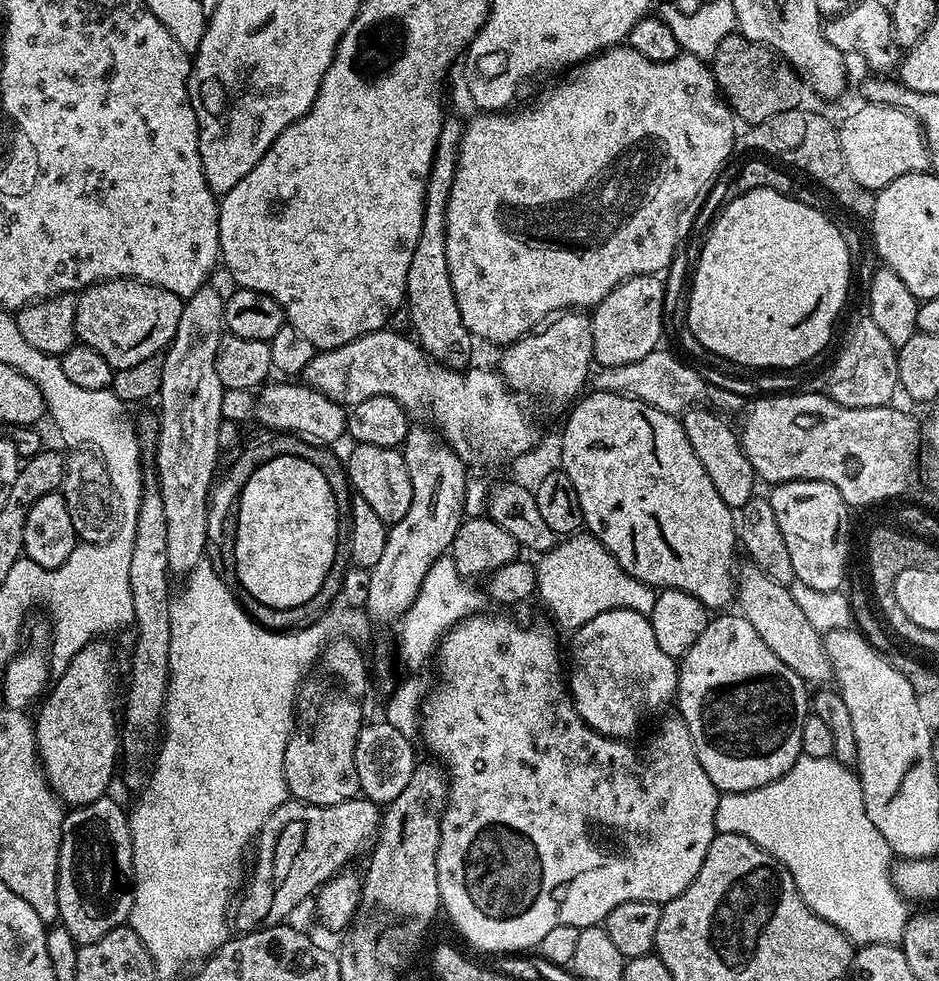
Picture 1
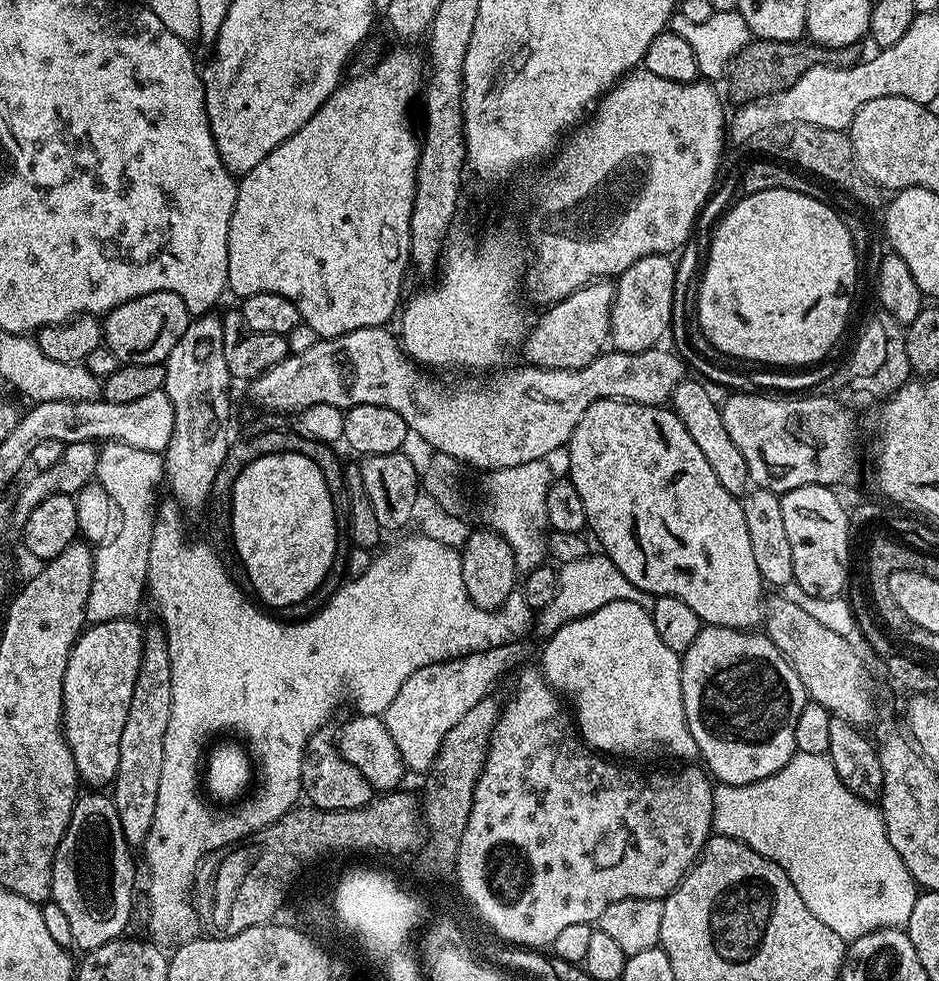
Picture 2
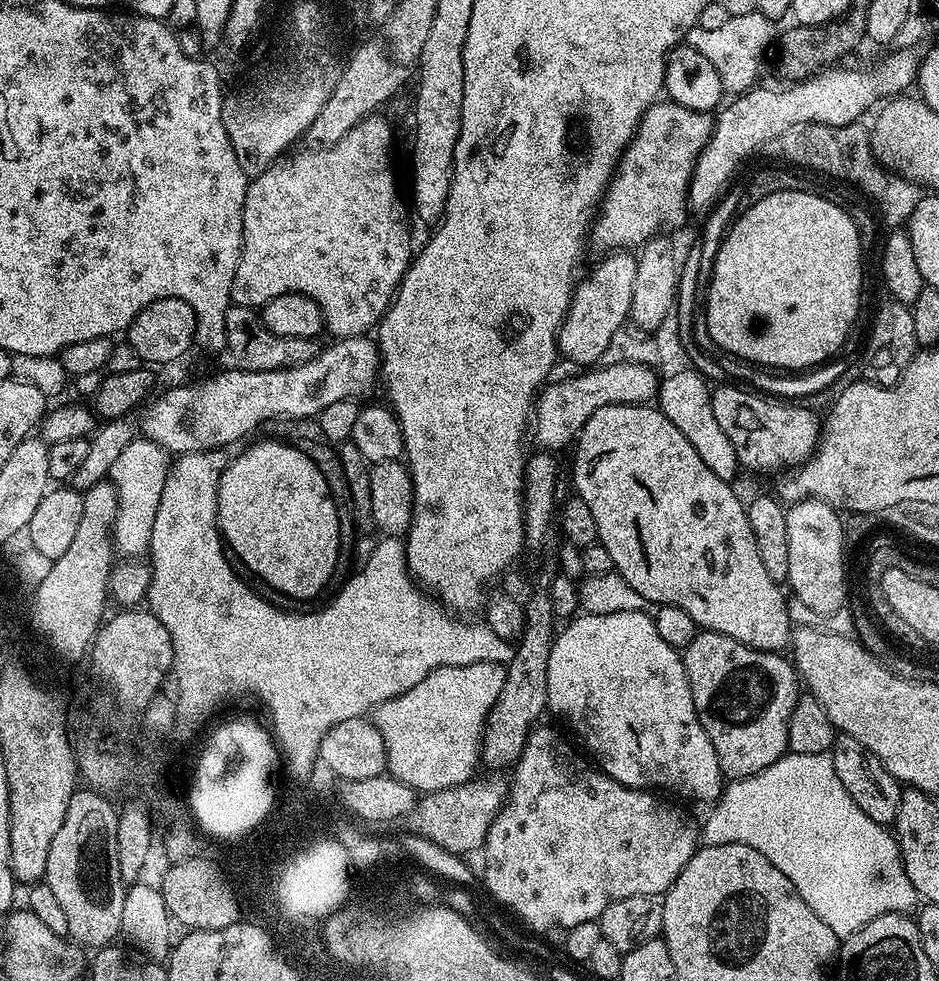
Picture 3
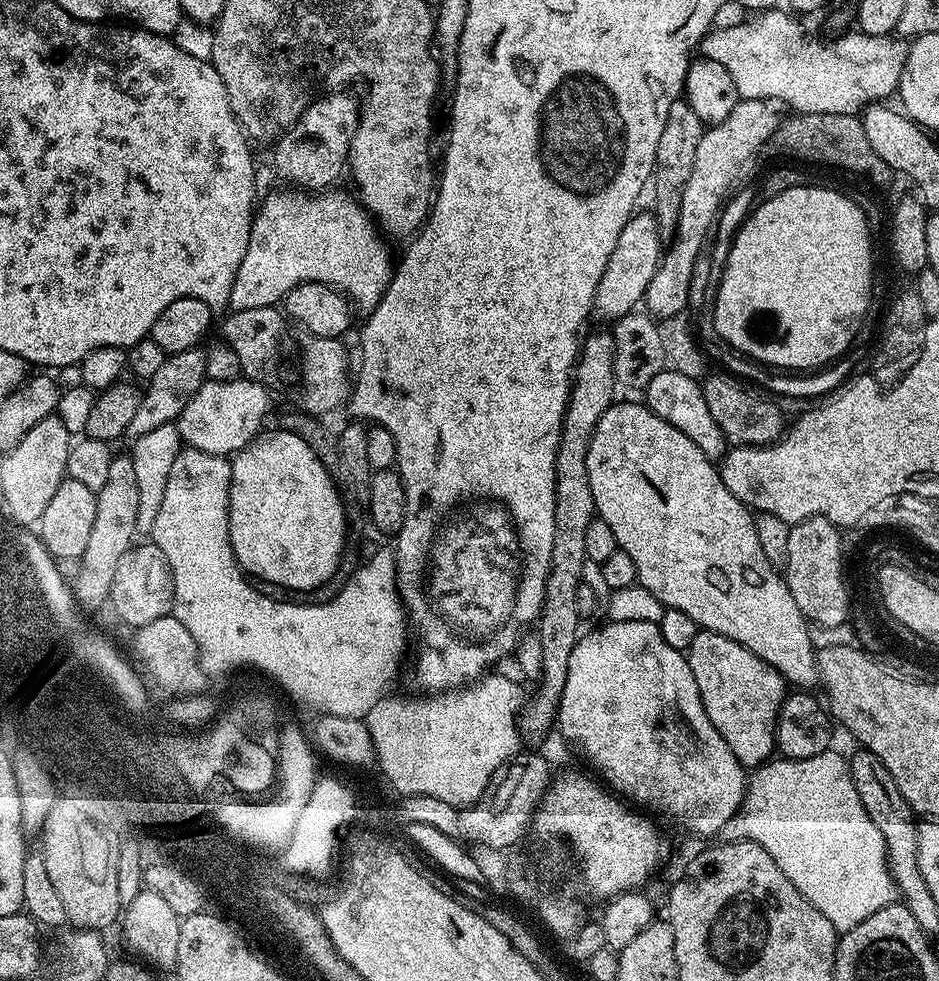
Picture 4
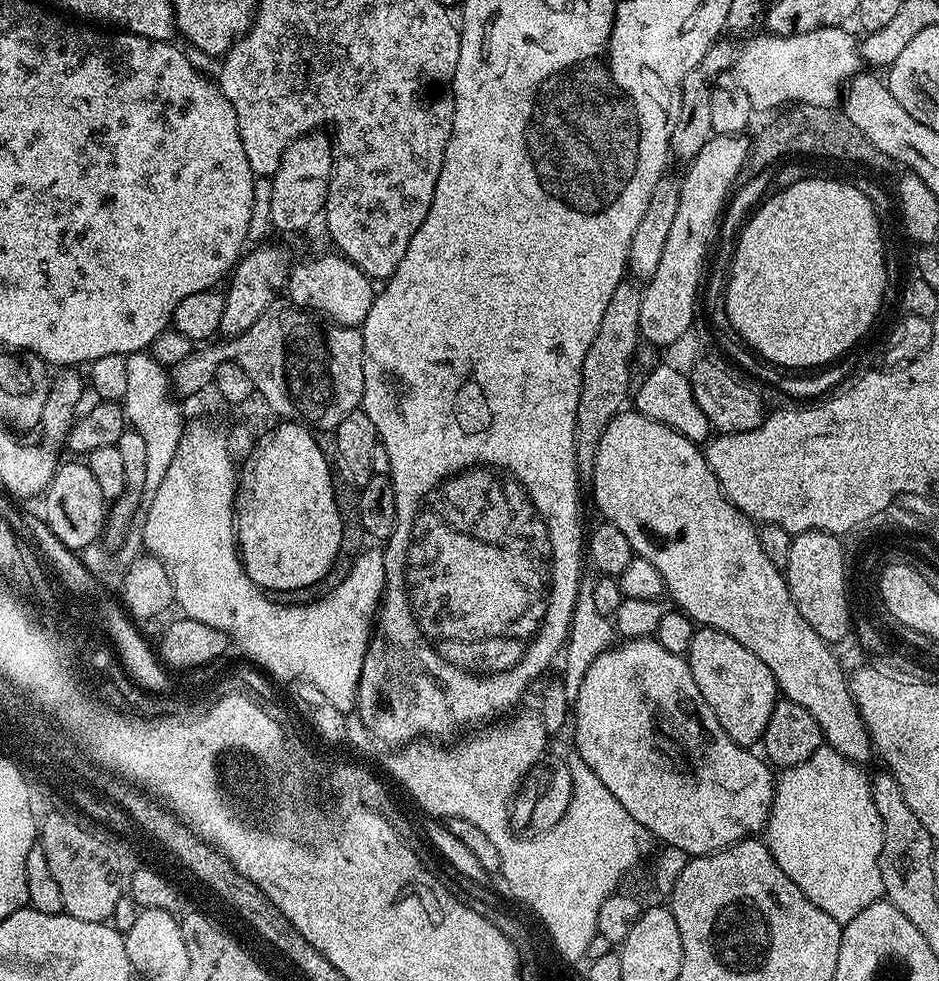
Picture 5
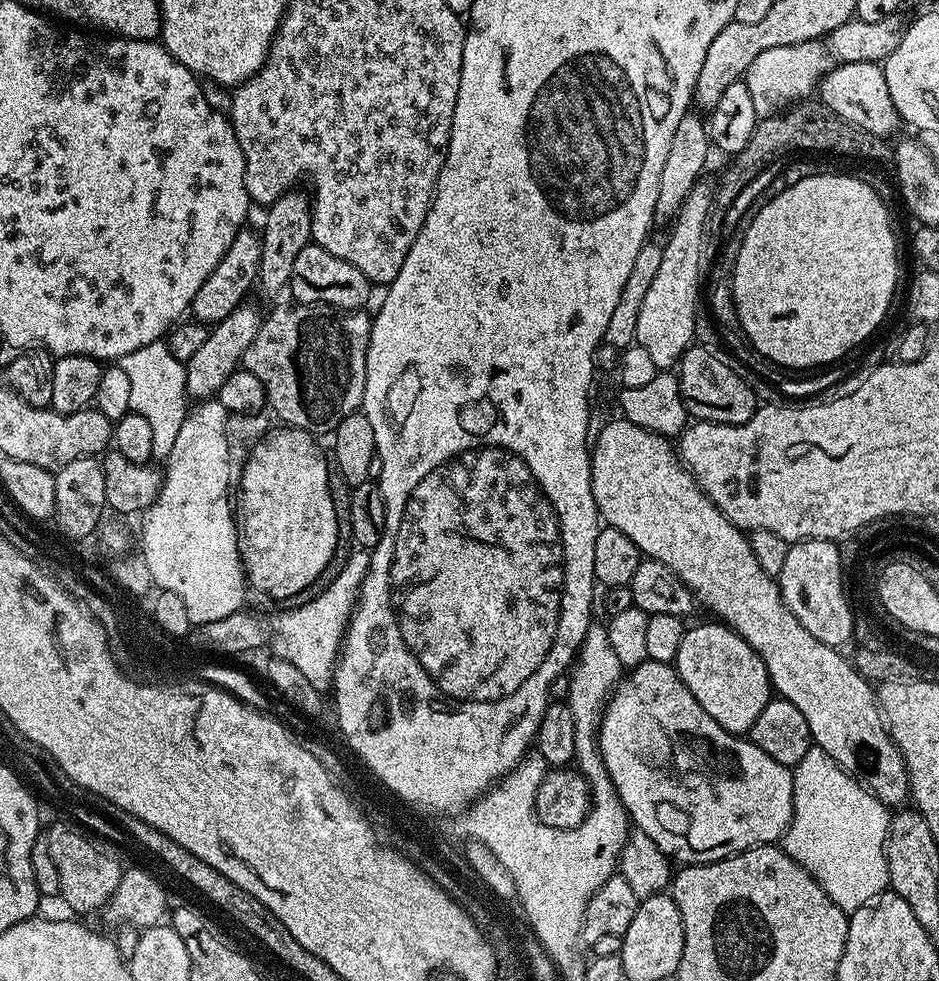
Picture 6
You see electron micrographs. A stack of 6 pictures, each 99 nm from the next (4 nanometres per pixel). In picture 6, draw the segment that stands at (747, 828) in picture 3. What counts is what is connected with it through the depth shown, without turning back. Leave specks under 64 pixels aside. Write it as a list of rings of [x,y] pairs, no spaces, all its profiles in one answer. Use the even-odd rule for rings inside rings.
[[[813,747],[806,750],[806,758],[798,762],[792,774],[794,782],[794,806],[792,821],[782,837],[784,853],[798,866],[802,866],[826,890],[826,894],[841,910],[849,914],[862,906],[871,904],[888,888],[888,863],[884,847],[888,841],[888,821],[890,808],[876,795],[855,780],[849,772],[826,750]]]

